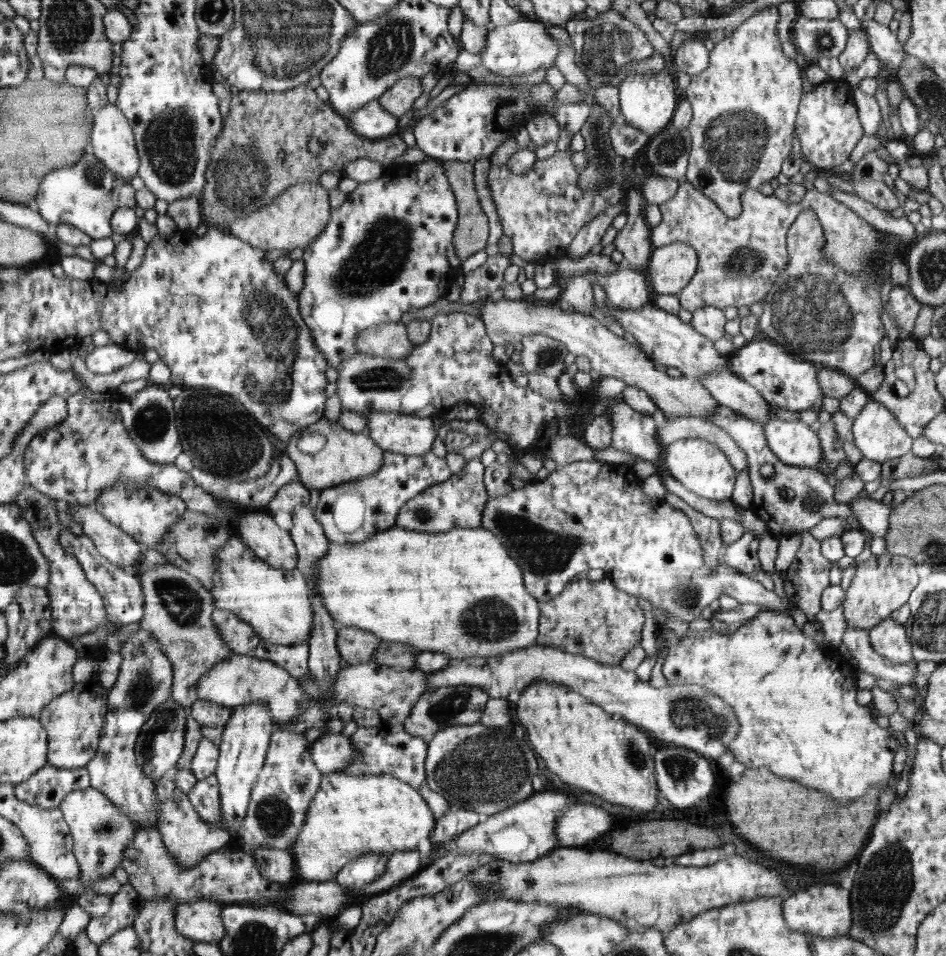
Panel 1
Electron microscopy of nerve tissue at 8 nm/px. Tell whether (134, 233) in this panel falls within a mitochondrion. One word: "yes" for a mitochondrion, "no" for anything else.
no

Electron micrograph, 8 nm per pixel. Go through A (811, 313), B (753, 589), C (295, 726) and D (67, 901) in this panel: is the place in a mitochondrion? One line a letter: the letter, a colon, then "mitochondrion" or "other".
A: mitochondrion
B: other
C: other
D: other

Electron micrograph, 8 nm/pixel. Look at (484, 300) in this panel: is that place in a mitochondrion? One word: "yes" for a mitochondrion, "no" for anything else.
no

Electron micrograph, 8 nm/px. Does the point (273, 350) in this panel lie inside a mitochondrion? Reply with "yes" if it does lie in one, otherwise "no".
yes

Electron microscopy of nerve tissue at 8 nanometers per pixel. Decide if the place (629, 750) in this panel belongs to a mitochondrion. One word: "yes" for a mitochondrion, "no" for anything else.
yes

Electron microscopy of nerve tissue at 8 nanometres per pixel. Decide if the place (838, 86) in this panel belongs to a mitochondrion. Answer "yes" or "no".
no

